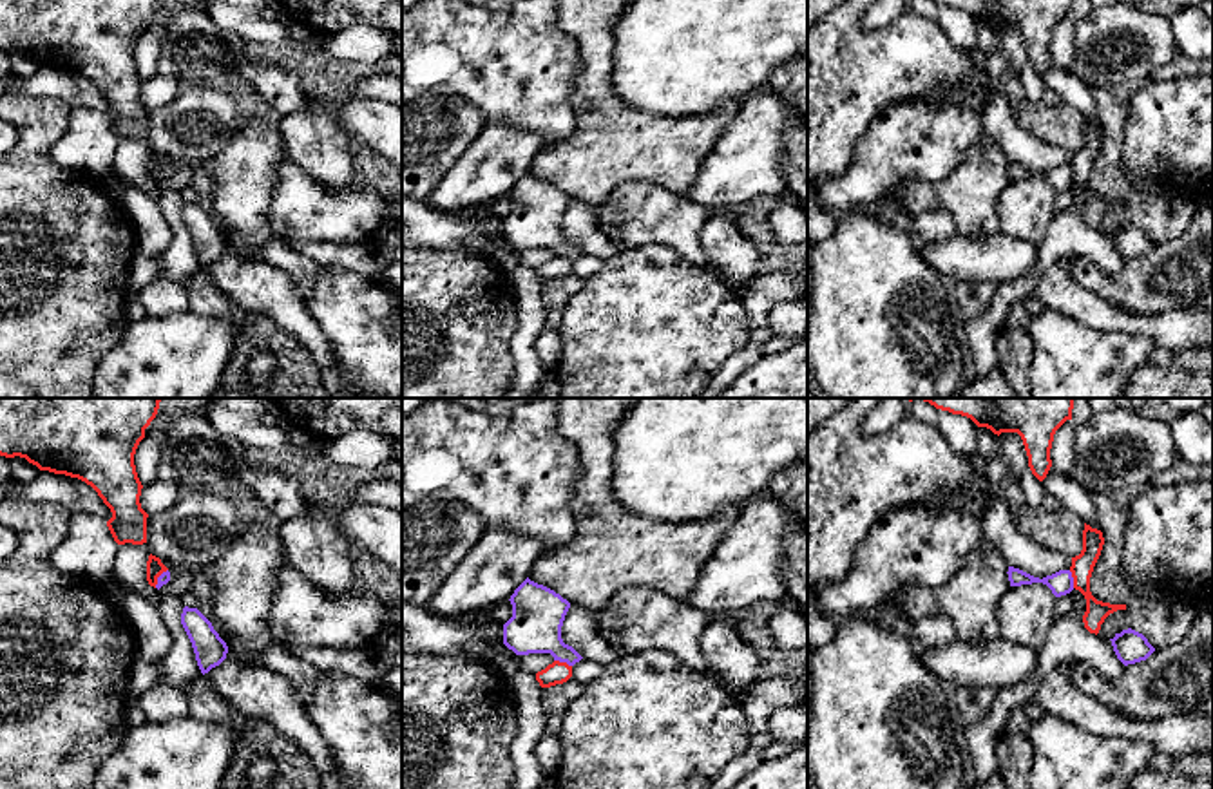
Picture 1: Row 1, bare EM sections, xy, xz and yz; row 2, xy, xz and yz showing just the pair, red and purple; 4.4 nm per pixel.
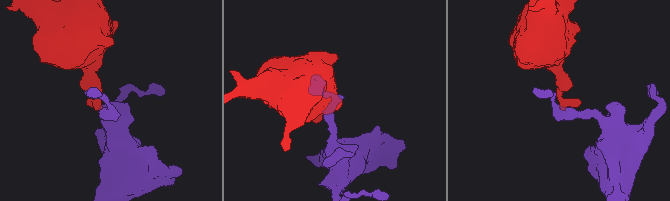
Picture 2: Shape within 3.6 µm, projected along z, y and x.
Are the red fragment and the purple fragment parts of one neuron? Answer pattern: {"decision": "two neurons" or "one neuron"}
{"decision": "two neurons"}

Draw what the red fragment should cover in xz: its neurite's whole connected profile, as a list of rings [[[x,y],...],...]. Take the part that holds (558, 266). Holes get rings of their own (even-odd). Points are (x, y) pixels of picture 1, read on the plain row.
[[[554,255],[545,264],[536,268],[536,275],[541,282],[550,282],[556,279],[563,279],[572,271],[572,261],[567,257]]]

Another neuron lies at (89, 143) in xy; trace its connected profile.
[[[72,109],[72,119],[63,138],[51,148],[51,159],[62,168],[91,176],[114,174],[118,138],[107,118],[96,109]]]

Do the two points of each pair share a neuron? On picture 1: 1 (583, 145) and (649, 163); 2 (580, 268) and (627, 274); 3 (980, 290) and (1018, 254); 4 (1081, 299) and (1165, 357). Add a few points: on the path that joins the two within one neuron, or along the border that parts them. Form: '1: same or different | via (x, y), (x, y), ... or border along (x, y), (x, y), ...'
1: same | via (600, 145), (632, 147)
2: different | border along (603, 261), (583, 281)
3: different | border along (956, 281), (994, 281), (998, 285)
4: different | border along (1157, 348), (1172, 351), (1193, 350)

